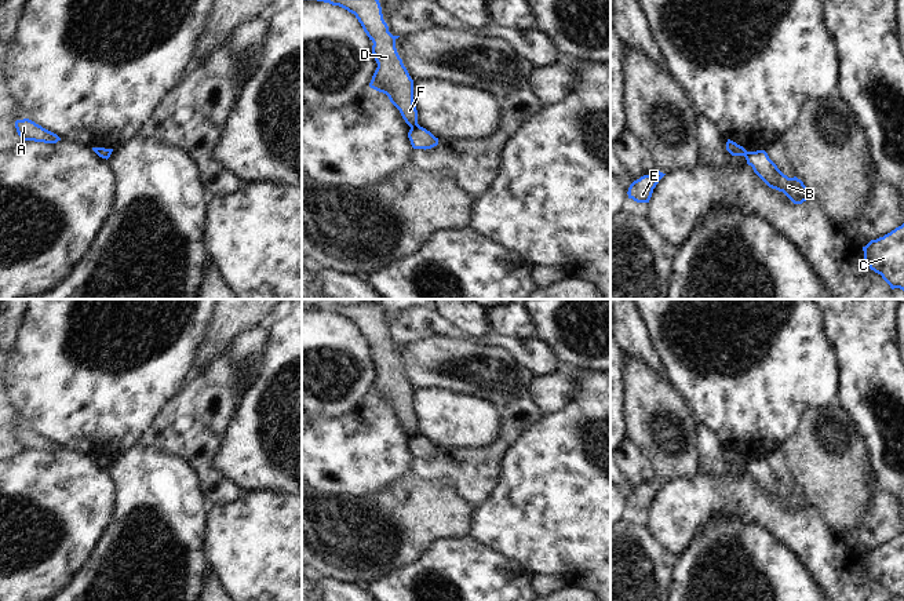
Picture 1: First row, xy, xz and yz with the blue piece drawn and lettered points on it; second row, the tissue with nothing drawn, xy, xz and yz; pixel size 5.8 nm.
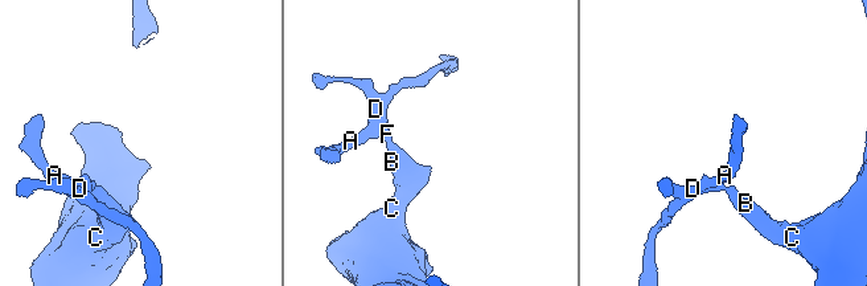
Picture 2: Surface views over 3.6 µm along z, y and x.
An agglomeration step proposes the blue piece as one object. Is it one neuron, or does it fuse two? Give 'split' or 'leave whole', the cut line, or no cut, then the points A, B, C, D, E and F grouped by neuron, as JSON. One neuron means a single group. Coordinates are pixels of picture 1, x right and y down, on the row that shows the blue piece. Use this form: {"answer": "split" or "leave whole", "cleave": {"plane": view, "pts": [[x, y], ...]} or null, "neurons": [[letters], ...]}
{"answer": "split", "cleave": {"plane": "xz", "pts": [[418, 124], [411, 127]]}, "neurons": [["A", "D", "E", "F"], ["B", "C"]]}

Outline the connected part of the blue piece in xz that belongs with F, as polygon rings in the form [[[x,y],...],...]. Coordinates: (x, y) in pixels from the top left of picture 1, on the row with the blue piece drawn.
[[[317,0],[339,6],[354,14],[364,32],[373,43],[372,54],[378,68],[369,87],[383,92],[400,110],[409,127],[418,125],[418,110],[413,103],[413,80],[400,58],[396,40],[383,19],[379,0]]]

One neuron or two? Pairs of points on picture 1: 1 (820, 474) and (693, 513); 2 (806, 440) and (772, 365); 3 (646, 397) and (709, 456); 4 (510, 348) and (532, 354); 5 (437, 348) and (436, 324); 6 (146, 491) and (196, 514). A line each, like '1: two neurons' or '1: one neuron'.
1: two neurons
2: two neurons
3: two neurons
4: one neuron
5: two neurons
6: one neuron

